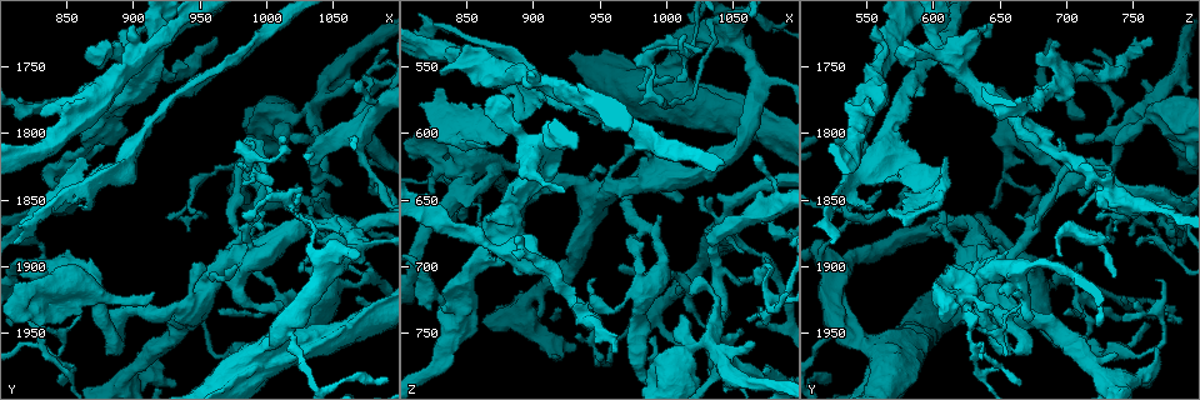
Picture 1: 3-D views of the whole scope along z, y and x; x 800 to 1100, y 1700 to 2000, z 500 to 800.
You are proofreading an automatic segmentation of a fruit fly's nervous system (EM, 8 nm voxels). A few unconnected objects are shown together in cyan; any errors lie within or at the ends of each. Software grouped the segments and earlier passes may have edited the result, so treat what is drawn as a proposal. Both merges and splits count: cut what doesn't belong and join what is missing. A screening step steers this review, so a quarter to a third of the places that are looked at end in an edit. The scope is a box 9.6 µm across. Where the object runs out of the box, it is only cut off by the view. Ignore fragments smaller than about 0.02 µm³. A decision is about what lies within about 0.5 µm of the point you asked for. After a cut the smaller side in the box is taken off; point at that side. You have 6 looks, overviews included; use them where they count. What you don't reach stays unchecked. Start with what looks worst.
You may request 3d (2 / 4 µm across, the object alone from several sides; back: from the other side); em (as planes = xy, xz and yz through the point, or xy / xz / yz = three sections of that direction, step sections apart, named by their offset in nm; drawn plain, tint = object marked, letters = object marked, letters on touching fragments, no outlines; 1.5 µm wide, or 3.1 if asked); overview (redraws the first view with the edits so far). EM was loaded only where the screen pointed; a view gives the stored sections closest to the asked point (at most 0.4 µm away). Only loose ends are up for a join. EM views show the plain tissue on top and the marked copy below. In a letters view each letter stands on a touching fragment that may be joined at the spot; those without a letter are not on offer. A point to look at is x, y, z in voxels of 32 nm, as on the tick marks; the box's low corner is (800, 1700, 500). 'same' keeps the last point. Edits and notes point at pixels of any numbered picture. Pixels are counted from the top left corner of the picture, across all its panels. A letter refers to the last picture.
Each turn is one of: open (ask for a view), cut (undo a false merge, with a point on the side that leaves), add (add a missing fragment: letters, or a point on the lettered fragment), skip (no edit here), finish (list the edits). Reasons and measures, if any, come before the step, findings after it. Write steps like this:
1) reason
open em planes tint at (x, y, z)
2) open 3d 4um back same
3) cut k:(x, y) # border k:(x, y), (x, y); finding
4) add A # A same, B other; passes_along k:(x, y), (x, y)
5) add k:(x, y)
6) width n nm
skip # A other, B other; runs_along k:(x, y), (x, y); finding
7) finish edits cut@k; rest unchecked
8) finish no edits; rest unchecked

closes a loop
open em xy step 4 letters at (834, 1940, 624)

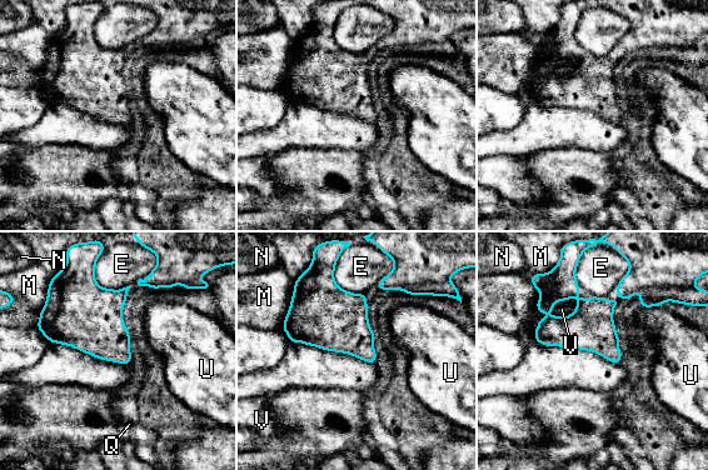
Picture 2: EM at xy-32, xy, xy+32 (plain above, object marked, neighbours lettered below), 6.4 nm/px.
width 240 nm
cut 2:(563, 285) # E other, M other, N other, Q other, U other, V other; border 2:(549, 281), (541, 293); two neurons meet here

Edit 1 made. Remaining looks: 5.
free end
open 3d 4um at (926, 1720, 644)

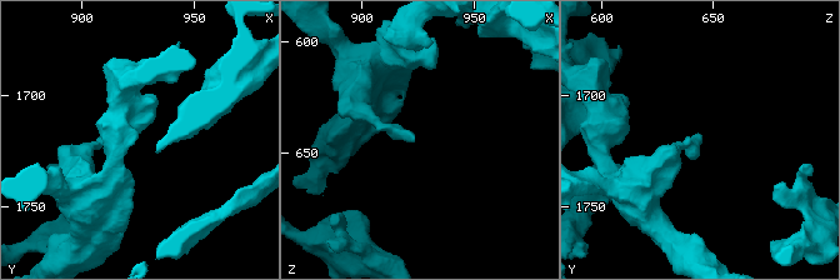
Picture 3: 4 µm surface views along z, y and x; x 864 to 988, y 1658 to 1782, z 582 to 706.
open em xy step 4 letters at (925, 1718, 644)

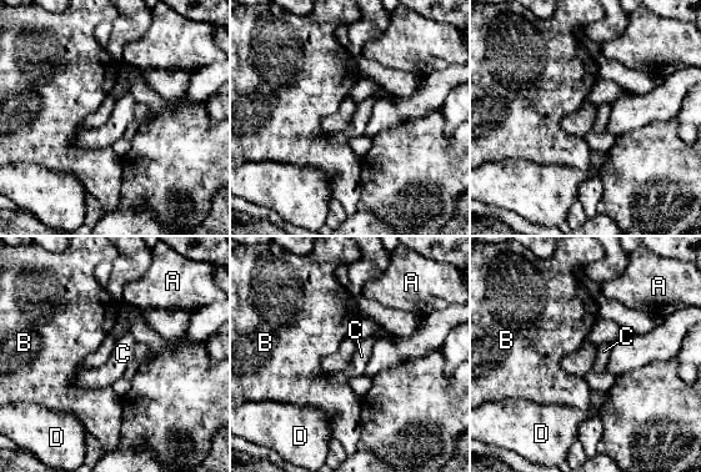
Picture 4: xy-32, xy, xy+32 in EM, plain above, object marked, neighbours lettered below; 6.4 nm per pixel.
open em planes letters same

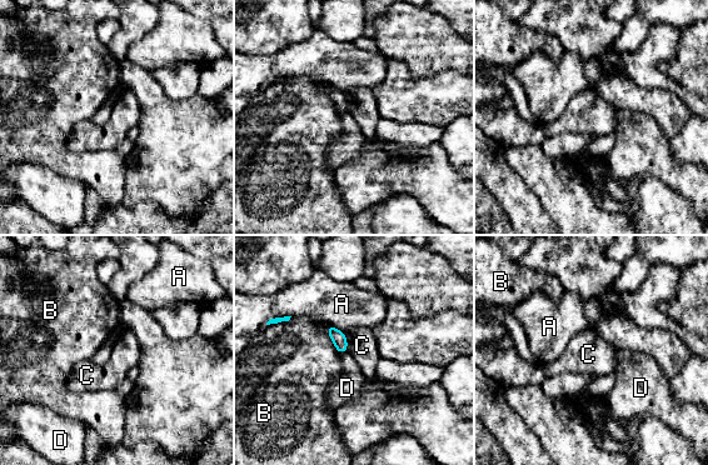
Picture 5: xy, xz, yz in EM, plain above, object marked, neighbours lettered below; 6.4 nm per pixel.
skip # A other, B other, C other, D other; border 5:(345, 334), (348, 350); none of them fits

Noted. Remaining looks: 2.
thin neck
open em xy step 8 tint at (844, 1776, 672)

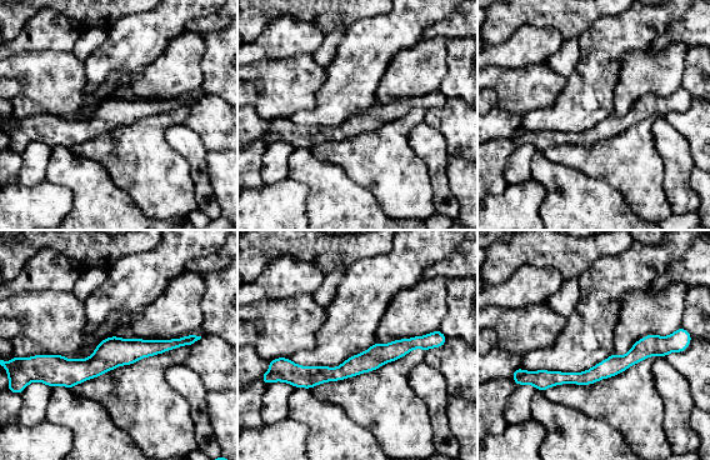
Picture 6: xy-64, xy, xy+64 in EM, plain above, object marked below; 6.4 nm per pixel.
what lies round it
open em xy step 8 letters same

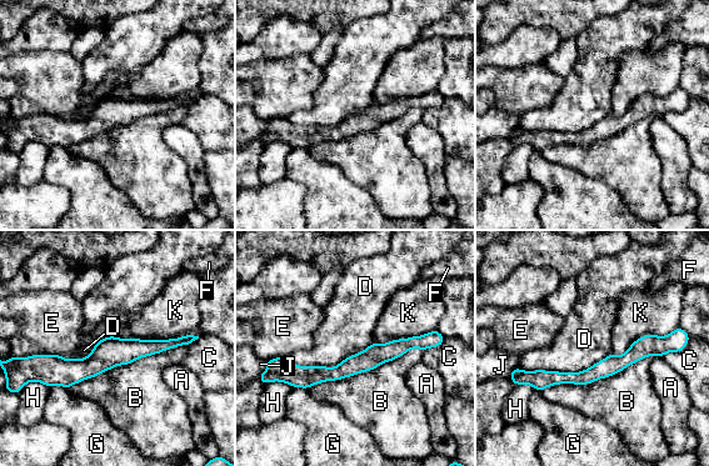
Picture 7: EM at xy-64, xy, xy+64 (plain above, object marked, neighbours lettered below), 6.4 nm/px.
skip # A other, B other, C other, D other, E other, F other, G other, H other, J other, K other; runs_along 7:(430, 344), (334, 374), (281, 364); continuous, no second neuron

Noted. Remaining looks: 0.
finish edits cut@2; rest unchecked

